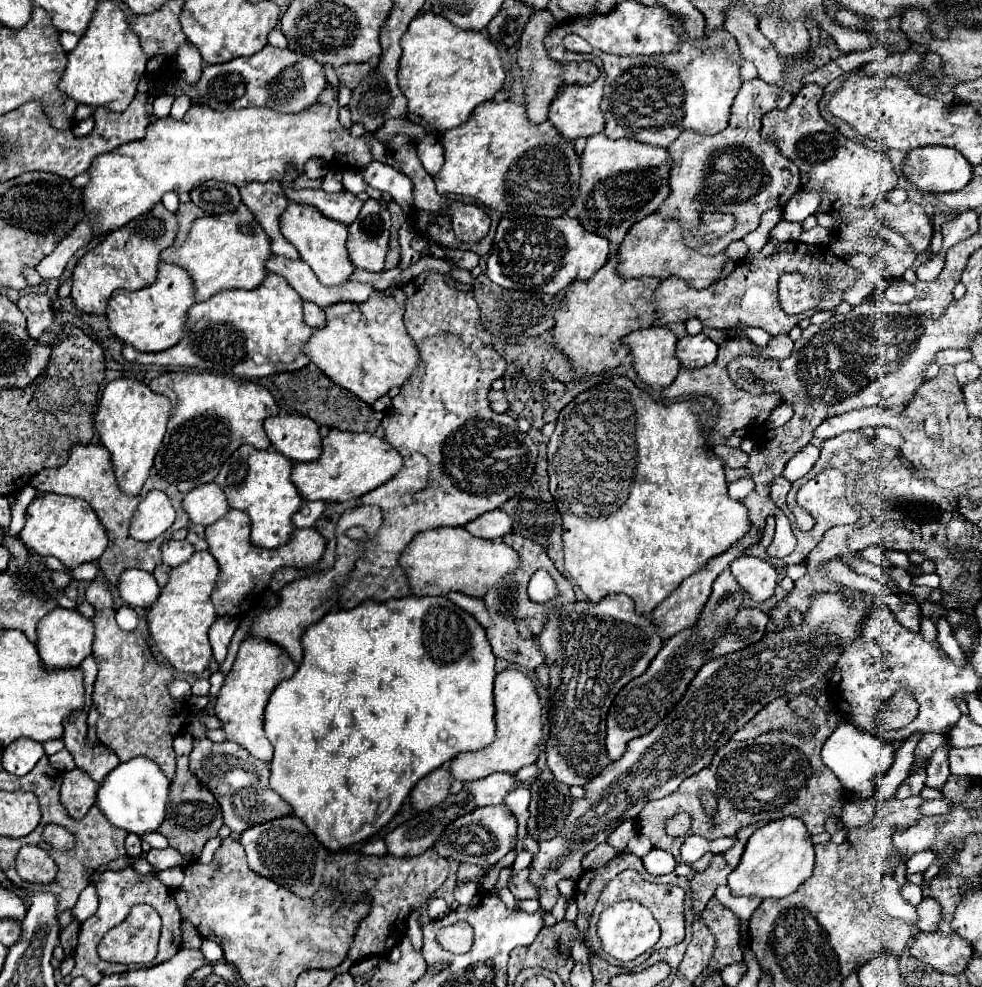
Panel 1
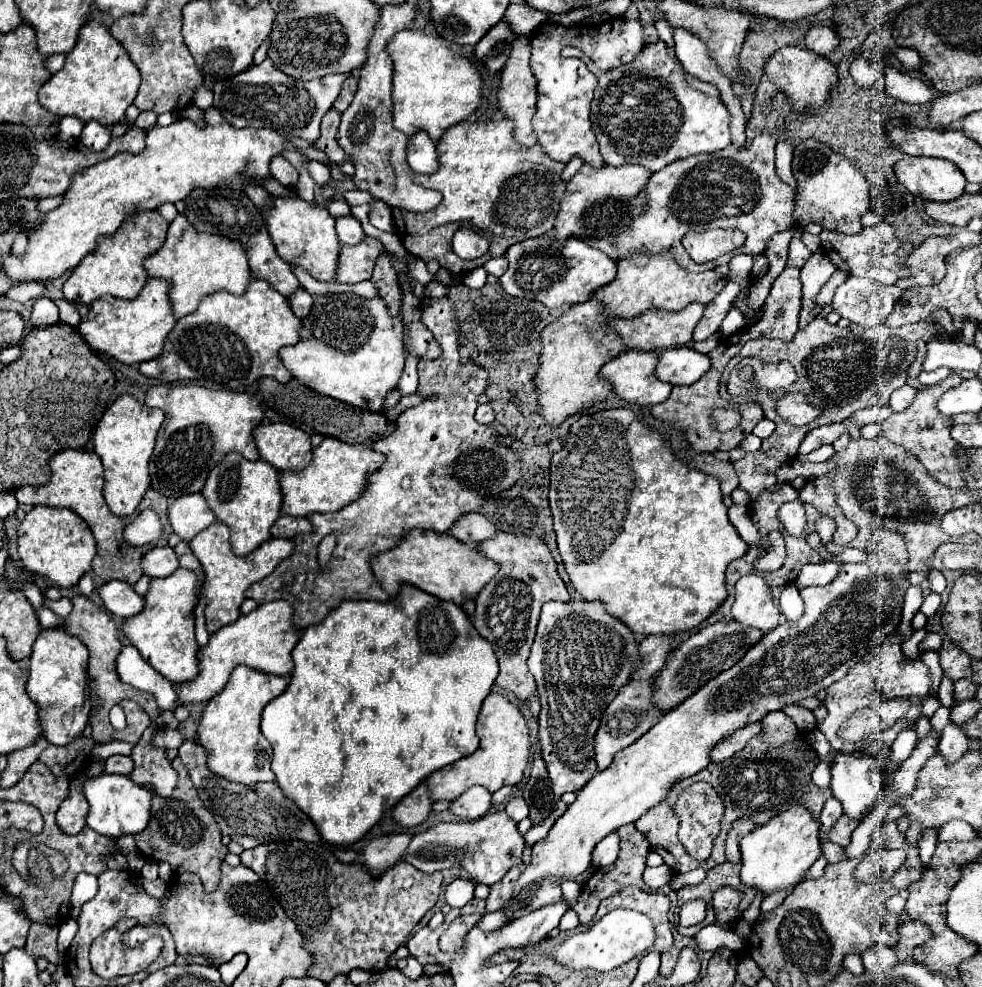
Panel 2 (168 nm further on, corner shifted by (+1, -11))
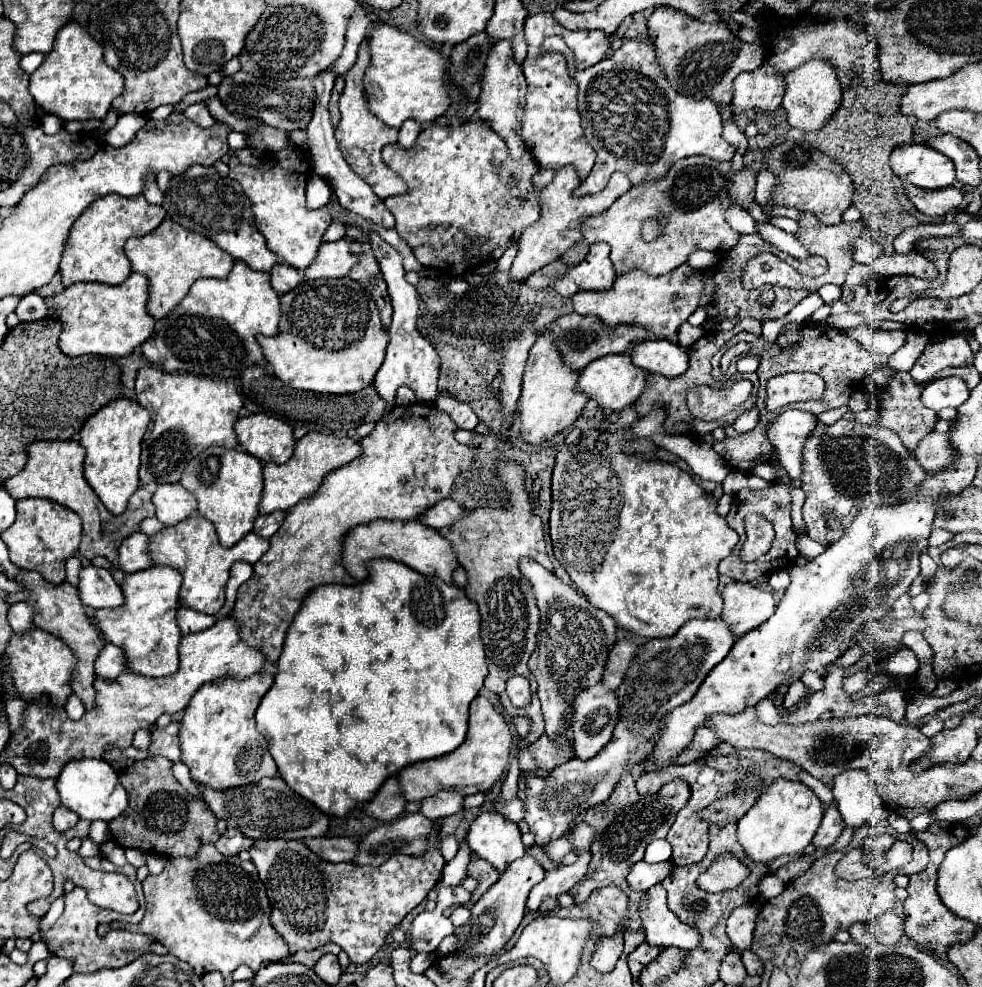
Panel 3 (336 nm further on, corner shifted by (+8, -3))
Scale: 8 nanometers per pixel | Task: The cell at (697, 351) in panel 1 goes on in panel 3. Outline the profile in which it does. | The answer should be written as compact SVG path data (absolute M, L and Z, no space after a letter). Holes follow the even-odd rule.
M646 339L632 349L632 361L636 367L664 377L676 377L688 369L688 353L676 343L666 339Z

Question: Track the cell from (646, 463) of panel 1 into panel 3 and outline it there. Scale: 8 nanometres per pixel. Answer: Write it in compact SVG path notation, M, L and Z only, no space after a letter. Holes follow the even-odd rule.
M616 433L610 435L608 441L586 441L582 439L578 445L570 445L568 449L560 451L556 457L554 477L552 477L552 513L550 513L550 537L554 547L554 557L560 561L560 565L566 569L574 585L584 593L584 597L598 609L606 611L610 617L614 617L616 625L620 629L628 629L632 633L638 633L640 637L670 637L674 635L686 621L690 619L716 619L722 611L722 597L718 593L718 563L732 553L732 549L738 543L738 533L728 527L726 519L716 515L716 499L712 493L704 491L700 485L694 483L694 479L682 471L680 467L664 461L652 461L642 455L626 455L622 451L624 439Z

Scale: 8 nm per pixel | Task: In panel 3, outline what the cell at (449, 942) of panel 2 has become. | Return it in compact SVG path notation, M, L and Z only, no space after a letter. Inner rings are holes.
M472 853L472 855L470 855L470 863L468 863L468 875L478 881L478 887L474 889L472 899L466 903L466 907L470 909L470 907L490 889L490 885L498 881L500 873L498 873L492 865L488 865L488 861L484 861L484 859L480 859L480 857L476 857L476 855Z

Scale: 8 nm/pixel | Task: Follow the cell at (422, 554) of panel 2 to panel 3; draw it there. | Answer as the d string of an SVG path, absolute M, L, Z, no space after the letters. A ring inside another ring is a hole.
M376 519L370 523L358 525L346 533L346 537L342 541L342 565L356 581L366 579L366 575L368 575L366 563L368 561L382 559L382 557L400 561L424 575L438 575L446 583L452 583L452 571L458 567L452 545L436 529L424 527L416 519L412 519L412 521Z

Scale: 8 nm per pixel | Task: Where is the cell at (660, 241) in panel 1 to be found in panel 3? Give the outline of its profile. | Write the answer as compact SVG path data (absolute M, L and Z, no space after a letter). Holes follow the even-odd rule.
M680 265L674 271L654 277L640 269L632 269L622 277L616 277L614 287L608 291L580 291L572 297L574 311L580 315L594 315L610 327L616 325L640 325L656 337L672 337L678 327L696 311L702 293L702 273Z

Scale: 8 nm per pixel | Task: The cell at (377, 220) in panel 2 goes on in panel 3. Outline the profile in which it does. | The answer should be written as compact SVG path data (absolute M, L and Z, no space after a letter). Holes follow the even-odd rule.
M326 69L324 73L318 73L316 79L312 79L312 85L316 89L316 101L314 101L314 111L312 111L312 121L308 123L306 127L306 133L308 133L308 155L310 155L310 161L312 161L312 171L326 179L330 183L330 187L334 189L338 202L344 209L384 227L384 229L392 229L394 227L394 217L392 213L386 209L384 201L380 197L376 197L376 193L370 189L368 183L362 181L362 177L358 177L356 173L346 165L344 157L340 155L340 149L338 149L338 141L334 139L334 127L330 123L330 117L328 117L328 101L330 101L330 91L334 87L334 79L336 79L336 73L332 73L330 69Z

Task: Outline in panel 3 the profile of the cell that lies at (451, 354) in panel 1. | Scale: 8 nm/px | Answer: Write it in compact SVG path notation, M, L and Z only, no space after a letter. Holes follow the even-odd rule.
M414 403L408 407L396 405L390 413L390 419L378 421L374 433L360 441L360 447L362 447L360 457L332 471L330 475L326 475L326 479L322 481L322 485L312 497L296 503L294 507L286 511L282 527L270 539L270 549L262 555L258 563L254 563L254 575L250 577L250 581L246 581L238 589L234 611L230 613L230 617L234 615L238 623L238 631L244 643L260 649L266 655L268 663L276 663L282 651L286 629L292 623L294 615L298 613L304 597L318 585L356 583L344 571L342 561L340 561L342 539L352 527L360 523L370 523L376 519L404 519L404 521L416 519L428 507L432 507L434 503L450 495L450 487L454 479L462 471L474 465L474 449L460 445L452 435L454 429L456 429L454 421L446 413L438 411L436 405L426 405L426 403Z

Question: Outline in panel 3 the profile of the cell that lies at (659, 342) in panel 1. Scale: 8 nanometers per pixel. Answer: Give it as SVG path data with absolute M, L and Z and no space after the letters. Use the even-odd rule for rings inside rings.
M606 355L606 357L590 361L582 369L576 391L584 393L588 399L594 399L598 403L598 407L602 407L602 409L622 411L624 407L632 405L640 397L640 393L646 389L646 377L648 377L648 373L644 369L634 367L628 355Z

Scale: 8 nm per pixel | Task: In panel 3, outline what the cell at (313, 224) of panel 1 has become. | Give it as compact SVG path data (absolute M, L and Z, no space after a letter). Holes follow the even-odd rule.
M292 141L278 153L264 153L260 165L242 165L238 157L230 159L230 177L238 181L252 203L256 229L266 237L268 249L278 255L280 261L304 271L316 257L316 249L322 243L322 235L328 229L332 215L328 207L316 211L306 209L304 187L312 175L308 153L296 147Z

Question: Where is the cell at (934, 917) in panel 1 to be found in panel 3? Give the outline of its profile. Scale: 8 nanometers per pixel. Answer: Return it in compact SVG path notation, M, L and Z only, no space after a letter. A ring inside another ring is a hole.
M888 911L888 913L880 915L880 917L876 917L870 923L870 929L872 929L872 935L876 937L878 943L894 945L904 935L904 919L898 917L894 911Z

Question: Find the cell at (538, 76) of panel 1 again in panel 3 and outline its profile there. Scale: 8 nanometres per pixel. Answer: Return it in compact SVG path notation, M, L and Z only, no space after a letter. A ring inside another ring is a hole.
M498 41L488 53L488 61L482 75L482 91L478 97L478 111L476 115L490 125L494 133L498 133L508 149L510 157L518 159L526 151L522 135L520 135L520 123L522 123L522 109L524 109L524 97L526 97L526 79L522 73L522 67L514 63L512 59L512 47L510 41Z

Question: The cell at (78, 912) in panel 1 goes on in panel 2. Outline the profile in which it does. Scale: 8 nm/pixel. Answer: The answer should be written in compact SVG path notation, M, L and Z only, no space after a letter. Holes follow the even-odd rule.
M67 919L67 921L59 927L59 941L57 941L59 953L65 953L65 949L67 949L67 947L69 947L69 943L73 941L73 937L75 937L77 929L79 929L77 919Z

